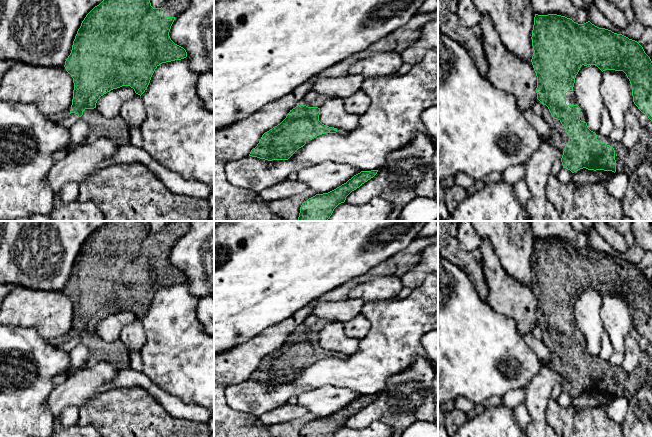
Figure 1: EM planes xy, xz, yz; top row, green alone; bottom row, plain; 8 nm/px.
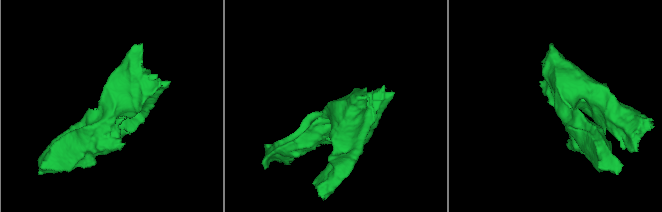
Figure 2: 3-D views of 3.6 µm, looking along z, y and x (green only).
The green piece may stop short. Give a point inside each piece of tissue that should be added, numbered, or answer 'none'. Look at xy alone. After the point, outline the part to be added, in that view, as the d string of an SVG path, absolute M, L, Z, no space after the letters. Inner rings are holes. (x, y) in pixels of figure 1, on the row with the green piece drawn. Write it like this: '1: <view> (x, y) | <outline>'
1: xy (172, 8) | M166 0L162 5L165 17L178 17L186 10L190 0Z

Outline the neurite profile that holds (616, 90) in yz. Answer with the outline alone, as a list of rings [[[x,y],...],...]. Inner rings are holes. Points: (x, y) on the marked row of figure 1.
[[[603,71],[600,92],[614,127],[624,130],[625,117],[633,102],[632,88],[626,74],[623,71]]]

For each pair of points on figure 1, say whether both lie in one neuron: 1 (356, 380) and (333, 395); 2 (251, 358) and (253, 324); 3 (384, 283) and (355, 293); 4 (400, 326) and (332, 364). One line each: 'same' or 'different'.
1: different
2: different
3: same
4: same

